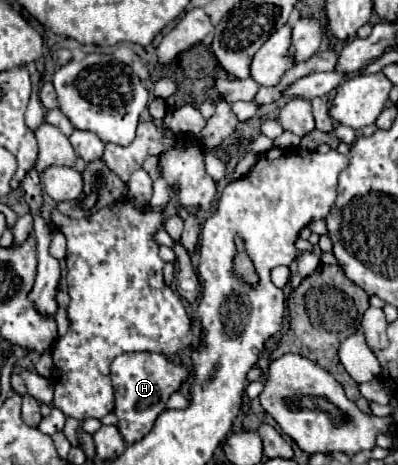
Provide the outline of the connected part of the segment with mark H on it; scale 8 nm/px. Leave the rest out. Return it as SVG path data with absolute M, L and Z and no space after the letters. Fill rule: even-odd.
M131 352L121 354L111 364L111 380L115 388L115 414L119 418L119 432L127 444L141 440L151 432L157 416L167 410L167 400L175 394L187 380L187 366L169 360L165 354L151 352Z

